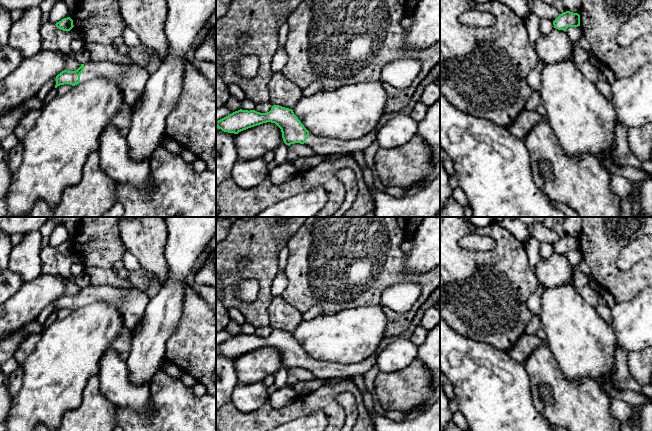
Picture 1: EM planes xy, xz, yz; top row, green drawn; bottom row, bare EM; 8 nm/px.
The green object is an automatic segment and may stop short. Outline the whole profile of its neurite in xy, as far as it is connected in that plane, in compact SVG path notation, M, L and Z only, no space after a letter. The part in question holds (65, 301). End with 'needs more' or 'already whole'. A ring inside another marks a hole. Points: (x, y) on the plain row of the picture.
M109 285L89 286L81 288L75 295L64 294L58 298L55 312L64 308L75 310L94 302L106 302L119 309L123 325L133 330L143 319L149 300L146 292L137 288L120 289Z; needs more

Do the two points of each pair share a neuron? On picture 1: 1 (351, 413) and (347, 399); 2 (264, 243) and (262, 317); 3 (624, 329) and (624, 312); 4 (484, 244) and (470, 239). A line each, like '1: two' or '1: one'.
1: one
2: one
3: one
4: one

